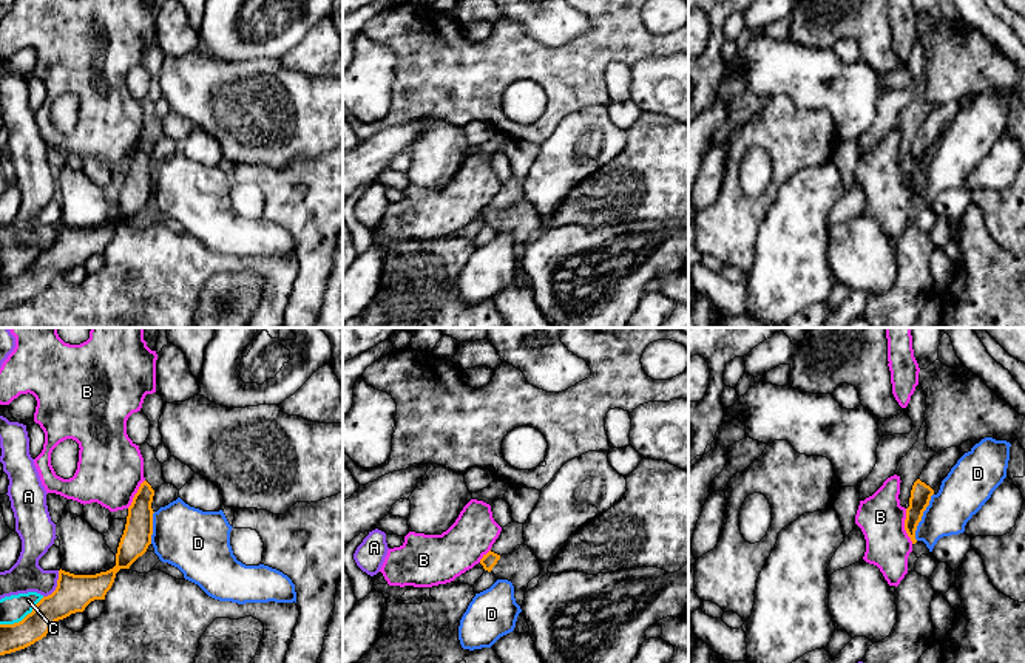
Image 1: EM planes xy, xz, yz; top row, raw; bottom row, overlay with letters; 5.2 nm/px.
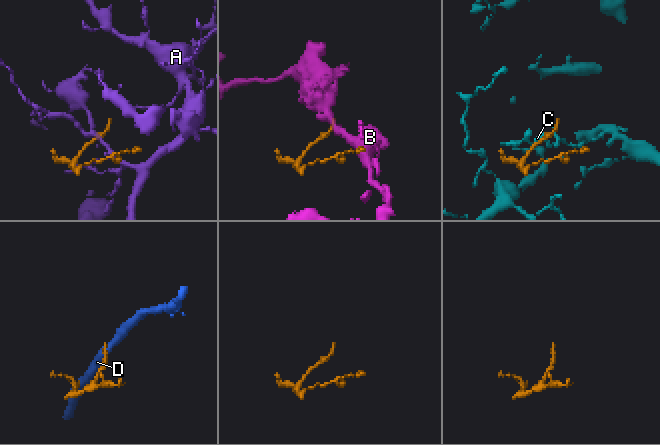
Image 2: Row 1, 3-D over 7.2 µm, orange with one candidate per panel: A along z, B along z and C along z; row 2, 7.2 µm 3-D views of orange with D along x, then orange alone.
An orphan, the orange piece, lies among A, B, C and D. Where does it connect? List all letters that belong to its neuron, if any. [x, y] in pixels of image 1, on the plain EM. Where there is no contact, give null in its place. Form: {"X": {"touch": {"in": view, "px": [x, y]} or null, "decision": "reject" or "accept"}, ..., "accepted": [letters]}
{"A": {"touch": {"in": "xy", "px": [57, 240]}, "decision": "reject"}, "B": {"touch": {"in": "yz", "px": [905, 180]}, "decision": "reject"}, "C": {"touch": {"in": "xy", "px": [23, 272]}, "decision": "reject"}, "D": {"touch": {"in": "yz", "px": [922, 169]}, "decision": "reject"}, "accepted": []}

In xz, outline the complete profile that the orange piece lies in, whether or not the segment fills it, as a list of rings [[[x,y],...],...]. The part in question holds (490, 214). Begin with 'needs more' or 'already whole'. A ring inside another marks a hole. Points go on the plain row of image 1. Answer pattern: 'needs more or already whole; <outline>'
needs more; [[[522,198],[517,204],[502,210],[489,204],[480,218],[485,224],[492,226],[497,233],[512,236],[516,257],[522,263],[528,236],[540,229],[540,218],[531,202]]]

